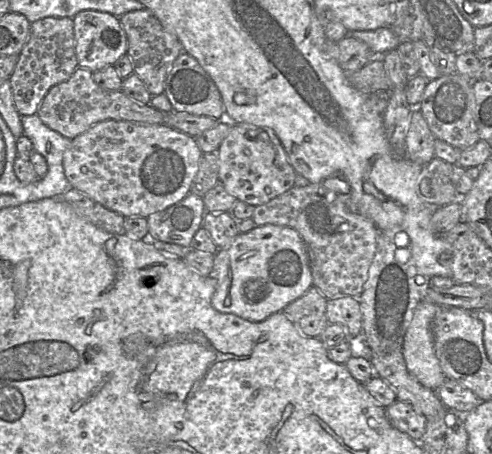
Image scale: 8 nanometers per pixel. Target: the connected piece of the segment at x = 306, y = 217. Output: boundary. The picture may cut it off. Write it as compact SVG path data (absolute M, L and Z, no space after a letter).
M323 181L305 187L294 185L291 189L267 203L254 206L251 218L257 226L265 224L289 226L299 233L308 254L313 286L327 300L342 296L358 298L367 281L369 268L375 255L378 230L371 219L349 209L349 193L336 193L335 198L328 201L326 195L321 196L318 193L322 185Z

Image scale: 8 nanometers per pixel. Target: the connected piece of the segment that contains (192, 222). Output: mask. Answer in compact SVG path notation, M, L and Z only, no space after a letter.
M190 193L183 200L146 218L148 239L192 248L194 236L203 226L205 213L203 197Z

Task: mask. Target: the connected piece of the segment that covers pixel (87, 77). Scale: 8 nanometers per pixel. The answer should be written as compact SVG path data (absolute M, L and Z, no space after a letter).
M80 67L78 68L78 70L75 72L75 74L65 83L63 83L62 85L60 85L59 87L57 87L47 98L47 100L45 101L45 103L43 104L43 106L41 107L39 116L44 120L44 122L54 131L60 133L61 135L68 137L70 139L75 139L77 137L79 137L80 135L84 134L85 132L87 132L89 129L91 129L93 126L104 122L104 121L126 121L126 122L133 122L133 123L137 123L137 124L144 124L144 125L164 125L164 114L168 113L168 112L161 112L157 109L155 109L154 107L152 107L149 104L140 104L134 100L132 100L131 98L129 98L128 96L126 96L122 91L107 91L104 90L102 88L100 88L96 82L95 82L95 74L84 70L84 69L80 69Z

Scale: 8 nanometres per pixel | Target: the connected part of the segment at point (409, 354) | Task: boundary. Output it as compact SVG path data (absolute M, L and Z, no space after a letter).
M420 301L402 343L402 354L409 373L424 387L437 390L445 381L434 350L433 321L439 306Z

